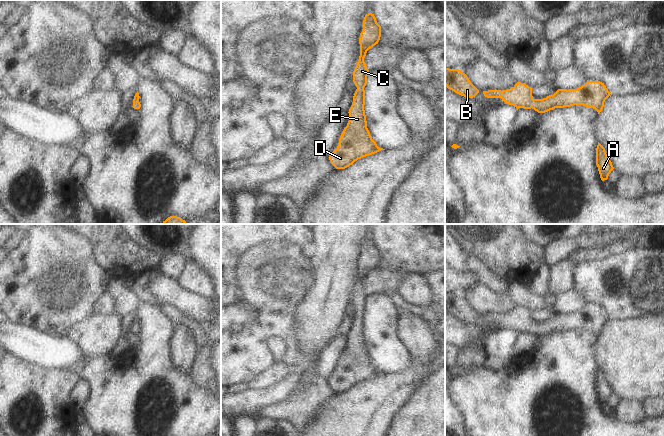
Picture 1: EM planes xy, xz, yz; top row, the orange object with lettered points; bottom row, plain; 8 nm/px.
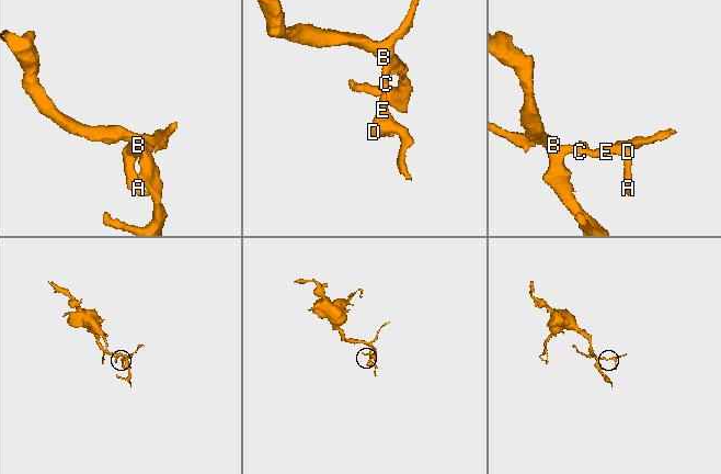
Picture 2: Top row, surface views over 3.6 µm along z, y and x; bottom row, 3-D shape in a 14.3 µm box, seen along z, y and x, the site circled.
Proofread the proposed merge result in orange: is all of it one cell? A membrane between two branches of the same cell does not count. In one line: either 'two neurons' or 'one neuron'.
one neuron

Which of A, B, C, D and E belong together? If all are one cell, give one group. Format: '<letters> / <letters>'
A B C D E

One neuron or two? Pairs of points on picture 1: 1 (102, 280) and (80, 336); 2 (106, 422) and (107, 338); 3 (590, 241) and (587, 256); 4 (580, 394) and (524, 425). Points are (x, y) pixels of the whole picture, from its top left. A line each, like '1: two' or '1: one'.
1: two
2: two
3: two
4: one

